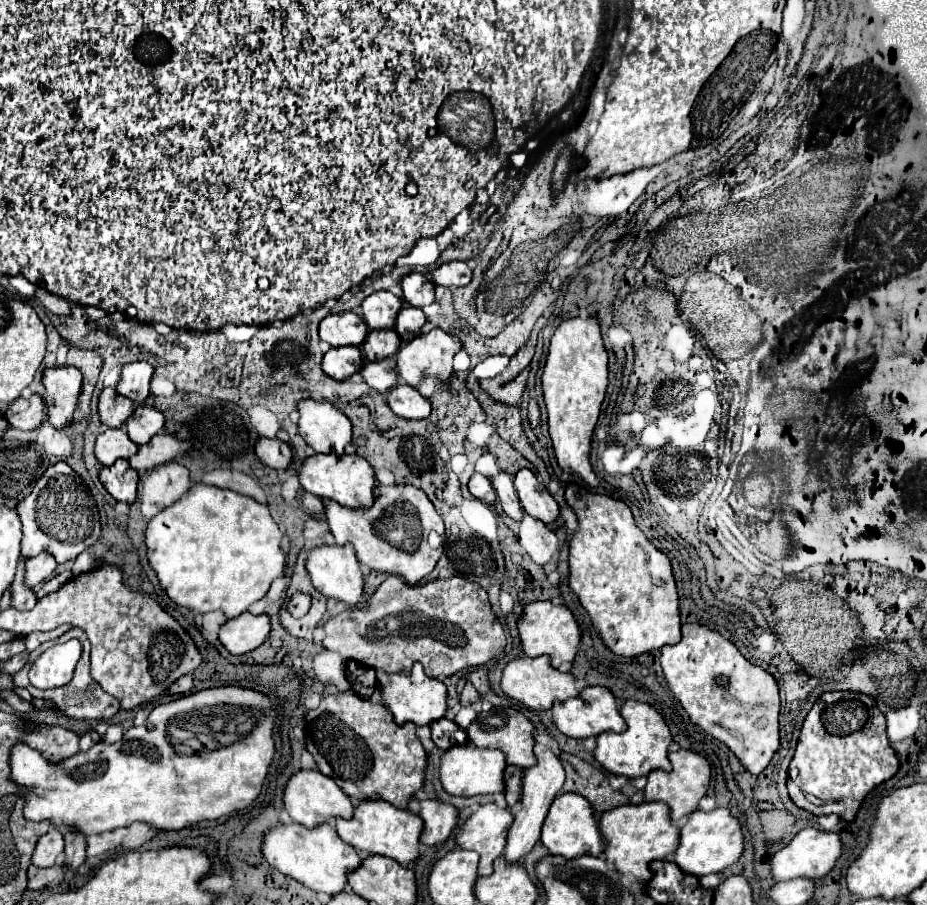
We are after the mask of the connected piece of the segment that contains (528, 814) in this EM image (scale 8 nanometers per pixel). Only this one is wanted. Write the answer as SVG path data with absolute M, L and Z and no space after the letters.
M542 743L534 745L534 755L536 755L536 765L526 769L522 775L522 795L520 795L520 805L522 809L514 815L512 827L508 829L508 837L506 837L506 847L504 847L504 861L506 863L518 863L528 851L532 851L532 847L538 843L540 839L540 827L544 823L544 815L548 813L548 807L552 803L552 799L558 795L558 791L562 789L564 783L564 767L560 763L560 759Z

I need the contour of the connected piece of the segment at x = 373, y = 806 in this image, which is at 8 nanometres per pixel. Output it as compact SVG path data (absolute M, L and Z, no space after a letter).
M362 799L354 807L352 819L336 817L334 823L336 823L334 827L336 827L338 837L358 851L364 851L370 855L374 855L374 853L386 855L386 857L396 859L400 865L404 865L404 863L408 865L414 859L418 859L418 855L420 855L418 837L422 831L422 819L418 815L410 813L408 809L398 809L392 803L386 803L382 799Z

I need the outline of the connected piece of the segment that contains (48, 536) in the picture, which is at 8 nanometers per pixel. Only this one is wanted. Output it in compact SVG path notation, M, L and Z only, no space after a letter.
M58 461L46 469L32 493L18 503L16 513L22 523L22 555L26 559L48 551L54 555L56 563L62 565L70 559L76 559L100 537L100 515L96 501L82 477L64 461Z

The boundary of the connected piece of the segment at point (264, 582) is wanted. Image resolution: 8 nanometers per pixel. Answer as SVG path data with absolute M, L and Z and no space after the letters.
M204 483L192 485L182 499L178 499L170 507L164 507L158 515L154 515L148 521L148 527L144 533L146 559L156 571L156 577L164 593L170 599L174 599L178 605L184 605L198 613L208 613L218 609L230 619L222 625L218 639L232 655L254 651L270 633L268 615L250 615L250 613L240 615L240 613L244 613L254 601L262 599L270 583L276 577L284 575L286 555L280 550L280 541L282 541L282 531L272 519L268 505L260 505L252 497L246 497L228 489L204 485Z

